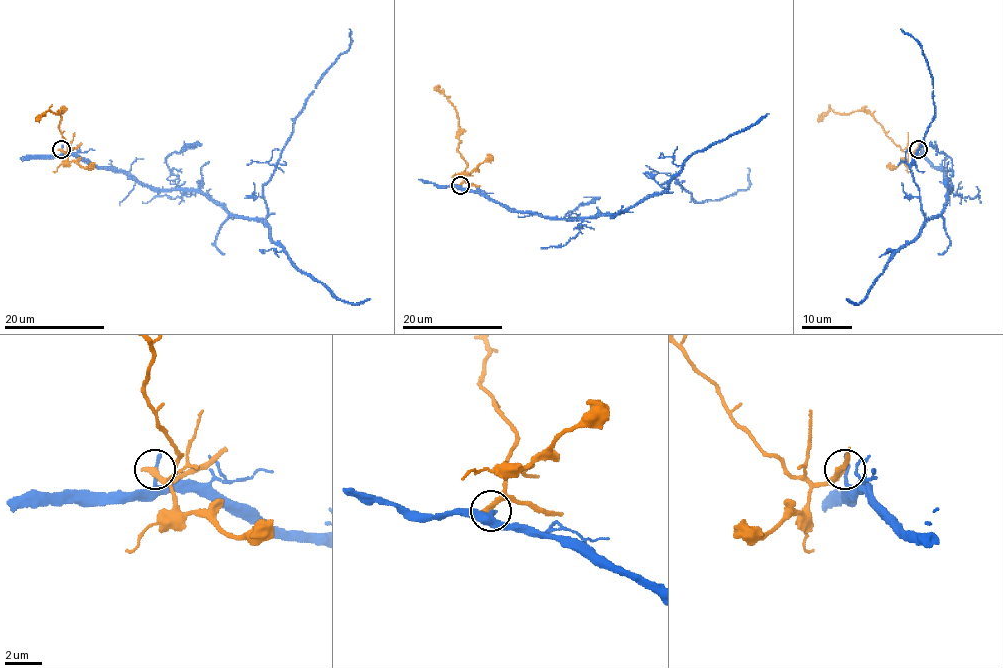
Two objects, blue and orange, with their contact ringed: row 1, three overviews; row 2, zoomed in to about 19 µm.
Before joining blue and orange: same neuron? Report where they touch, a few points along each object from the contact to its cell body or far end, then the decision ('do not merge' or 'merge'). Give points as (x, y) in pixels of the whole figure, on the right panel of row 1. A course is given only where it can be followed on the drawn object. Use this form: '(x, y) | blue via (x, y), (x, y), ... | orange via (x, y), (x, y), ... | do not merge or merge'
(918, 149) | blue via (918, 149), (951, 189), (938, 215), (925, 218), (910, 165), (936, 111), (933, 77), (919, 43), (900, 29) | orange via (918, 149), (905, 152), (869, 113), (862, 111), (835, 113), (831, 109), (820, 121) | do not merge

